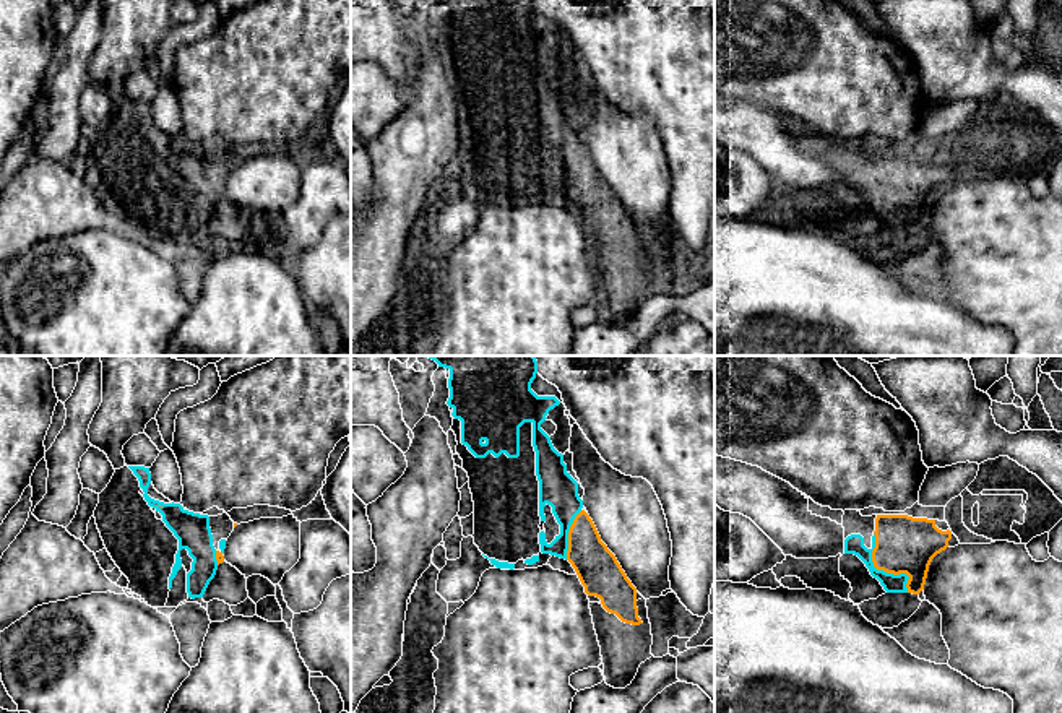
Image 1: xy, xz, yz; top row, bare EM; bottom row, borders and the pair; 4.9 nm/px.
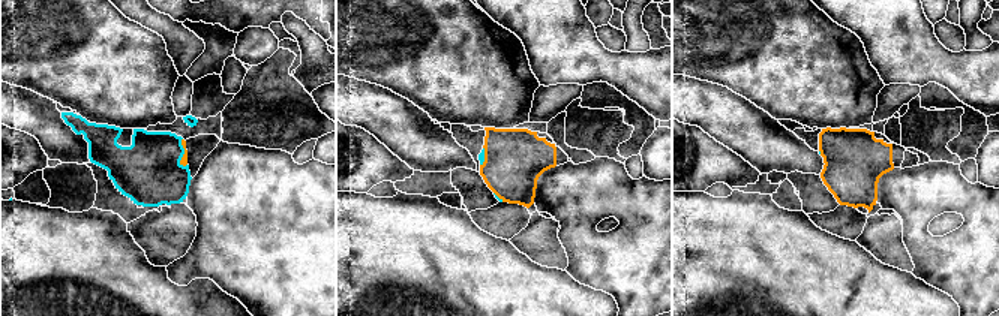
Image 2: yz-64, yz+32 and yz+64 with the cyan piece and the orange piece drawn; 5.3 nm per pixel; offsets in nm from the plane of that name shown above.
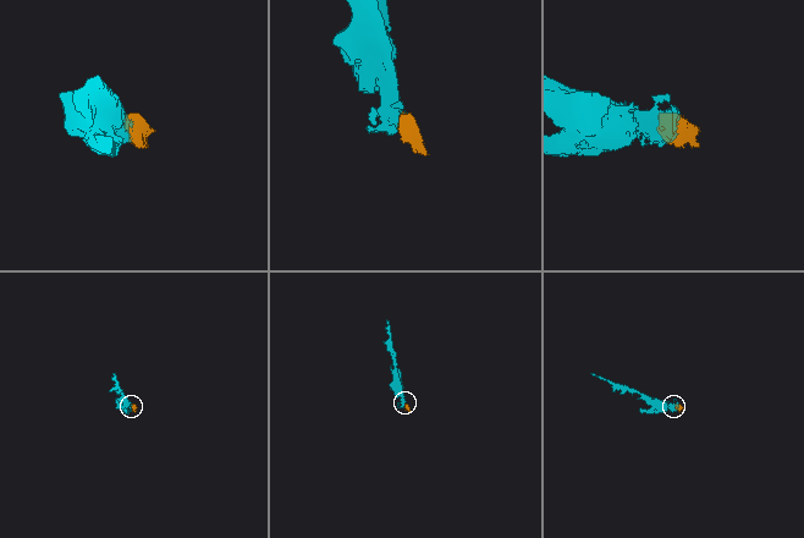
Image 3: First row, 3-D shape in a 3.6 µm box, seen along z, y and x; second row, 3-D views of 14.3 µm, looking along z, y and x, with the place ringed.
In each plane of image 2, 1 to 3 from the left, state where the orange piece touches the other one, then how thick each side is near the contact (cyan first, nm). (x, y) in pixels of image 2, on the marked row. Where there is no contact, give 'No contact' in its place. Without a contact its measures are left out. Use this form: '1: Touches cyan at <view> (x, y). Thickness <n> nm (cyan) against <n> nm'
1: Touches cyan at yz-64 (183, 153). Thickness 340 nm (cyan) against 40 nm
2: Touches cyan at yz+32 (483, 156). Thickness 30 nm (cyan) against 320 nm
3: No contact

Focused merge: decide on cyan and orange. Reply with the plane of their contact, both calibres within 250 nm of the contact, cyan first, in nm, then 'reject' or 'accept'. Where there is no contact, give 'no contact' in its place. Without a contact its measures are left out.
yz | 100/280 nm | accept

